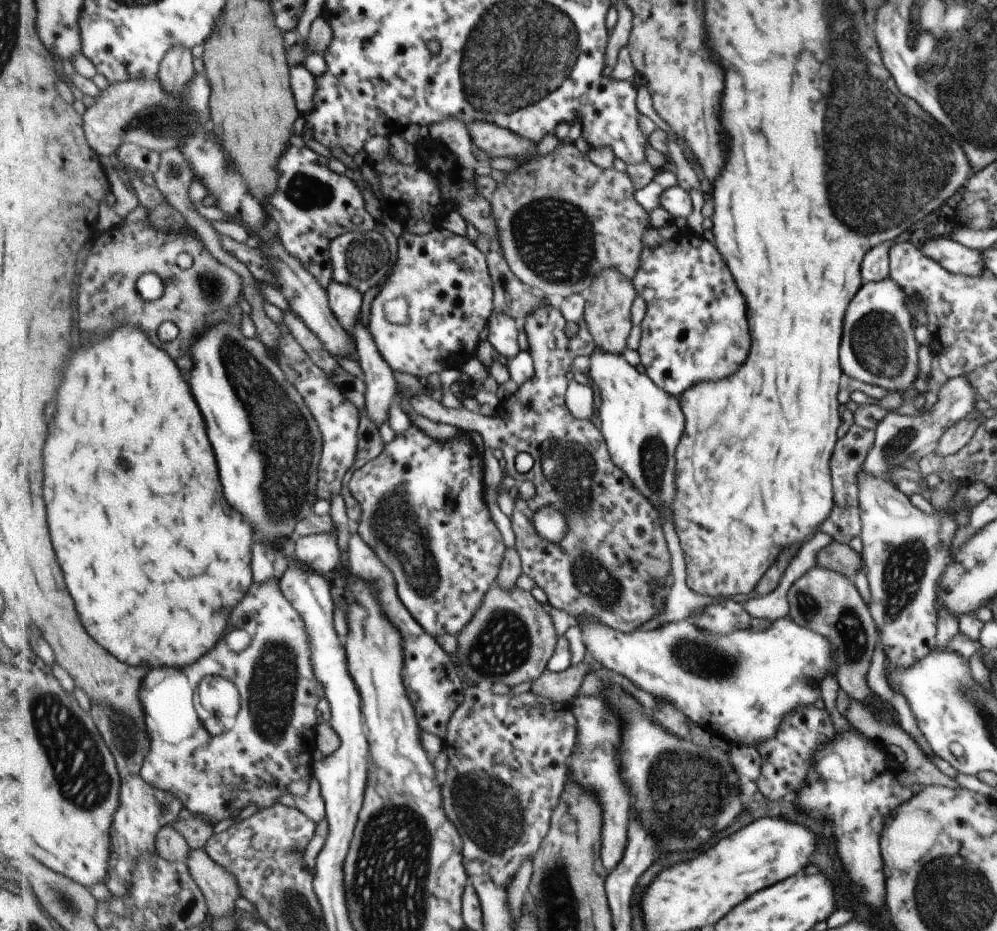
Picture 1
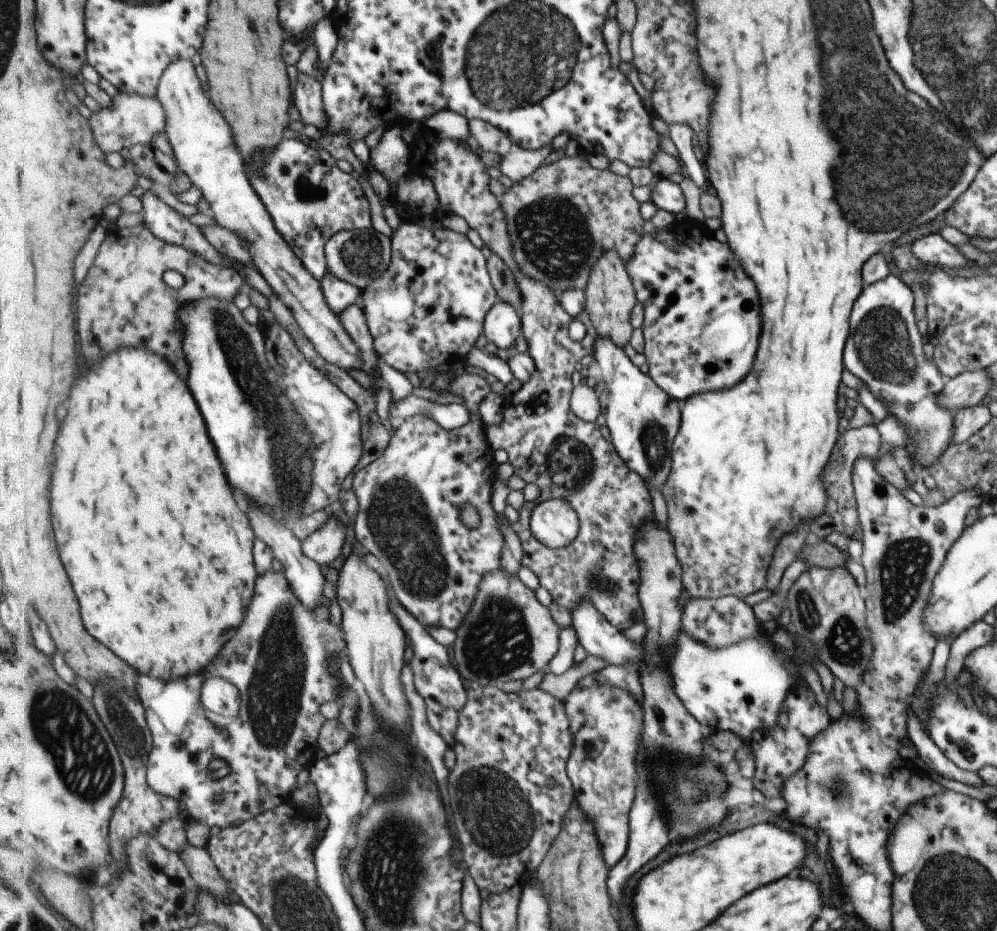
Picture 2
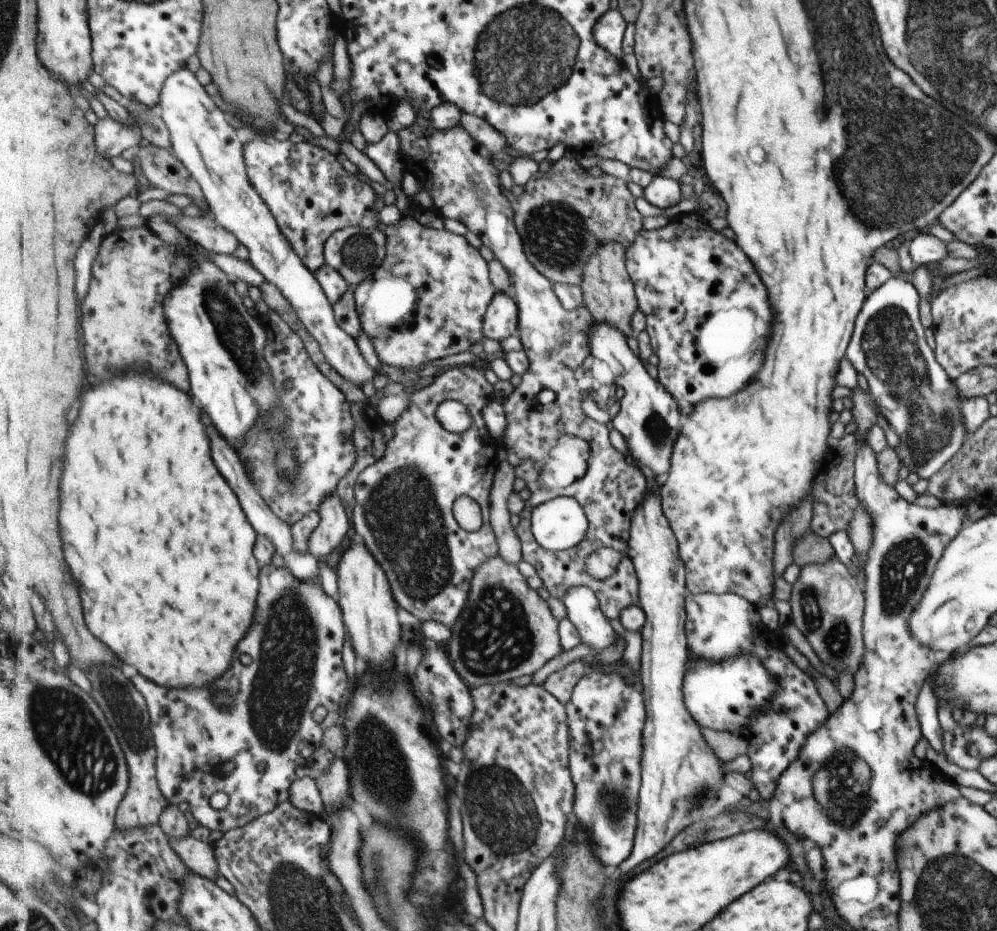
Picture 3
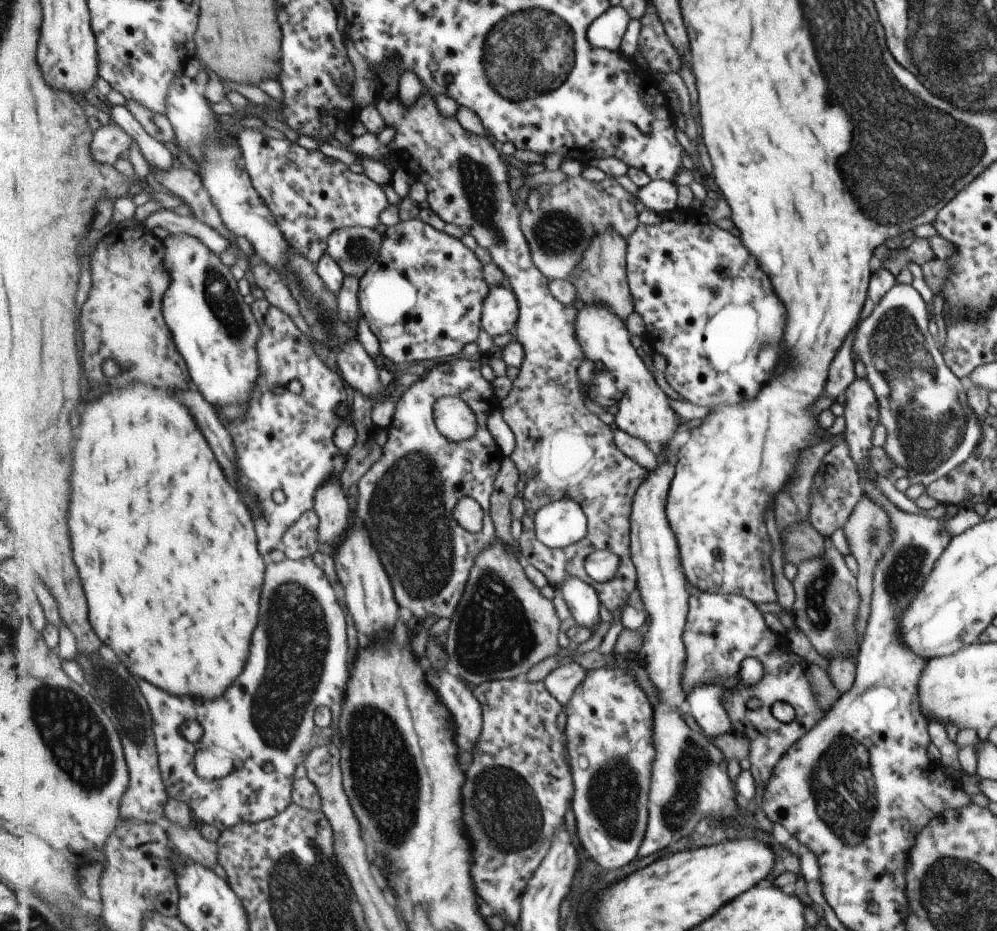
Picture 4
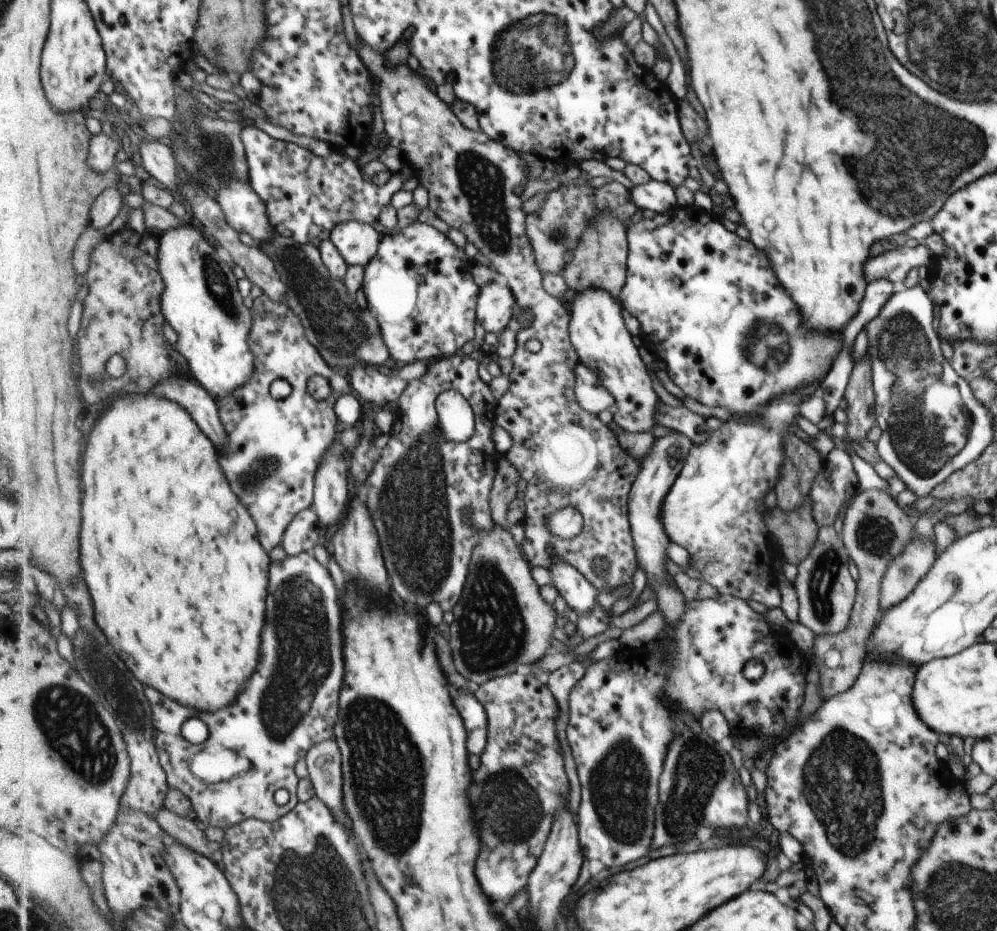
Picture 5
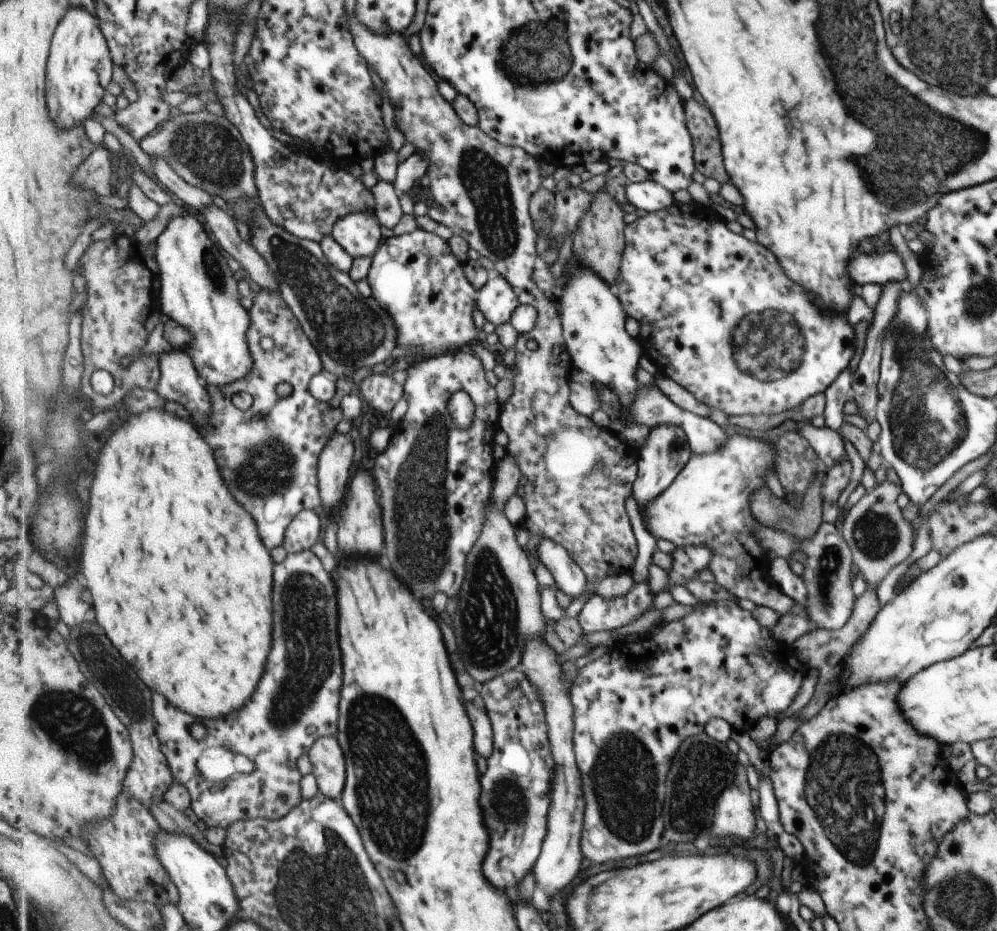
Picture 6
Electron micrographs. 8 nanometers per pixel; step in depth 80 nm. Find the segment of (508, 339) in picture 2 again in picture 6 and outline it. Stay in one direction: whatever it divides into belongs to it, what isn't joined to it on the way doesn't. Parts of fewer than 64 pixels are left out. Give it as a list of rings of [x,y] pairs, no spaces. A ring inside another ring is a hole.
[[[499,275],[478,291],[477,304],[484,318],[497,328],[510,322],[521,302],[510,281]]]

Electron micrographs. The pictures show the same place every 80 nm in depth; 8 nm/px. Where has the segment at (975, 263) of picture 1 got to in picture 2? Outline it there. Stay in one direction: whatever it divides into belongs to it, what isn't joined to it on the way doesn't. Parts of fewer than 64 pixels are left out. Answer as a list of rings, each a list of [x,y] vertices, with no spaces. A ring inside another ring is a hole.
[[[932,233],[909,244],[911,254],[923,265],[957,268],[964,266],[966,259],[955,245],[949,244],[939,233]]]

